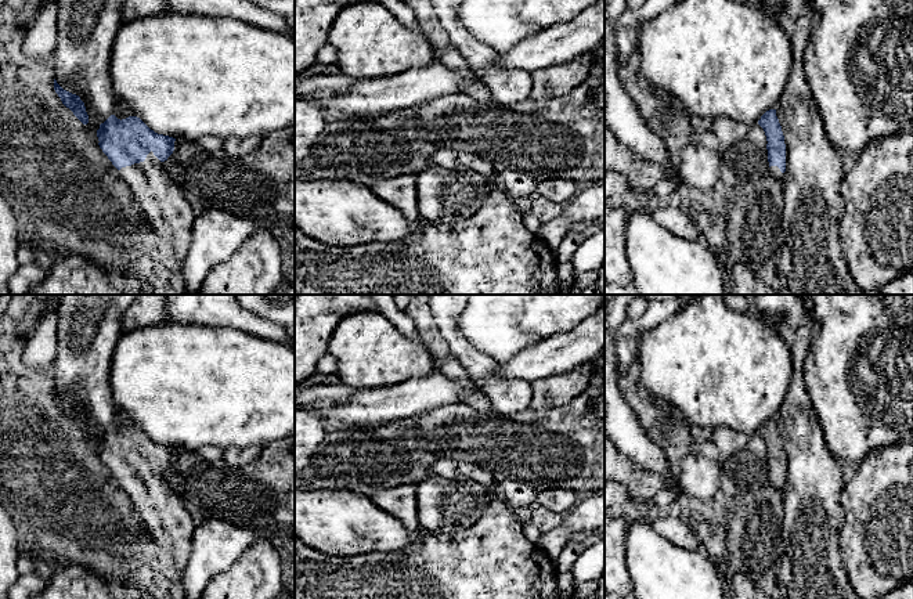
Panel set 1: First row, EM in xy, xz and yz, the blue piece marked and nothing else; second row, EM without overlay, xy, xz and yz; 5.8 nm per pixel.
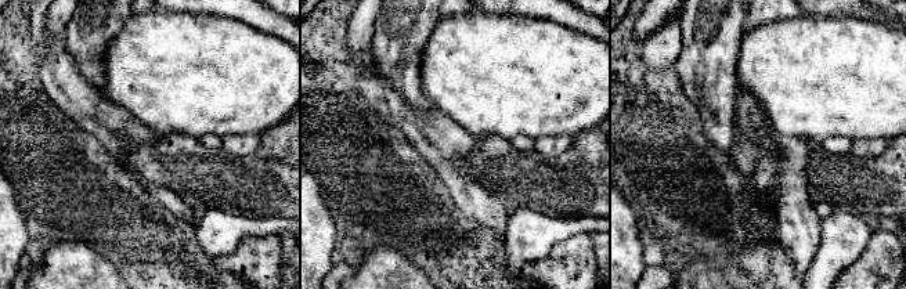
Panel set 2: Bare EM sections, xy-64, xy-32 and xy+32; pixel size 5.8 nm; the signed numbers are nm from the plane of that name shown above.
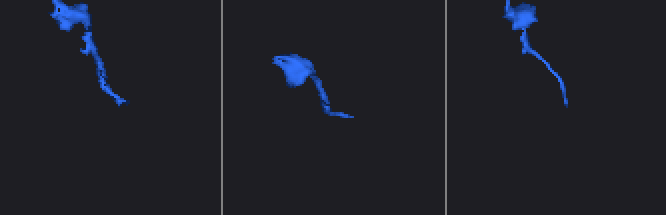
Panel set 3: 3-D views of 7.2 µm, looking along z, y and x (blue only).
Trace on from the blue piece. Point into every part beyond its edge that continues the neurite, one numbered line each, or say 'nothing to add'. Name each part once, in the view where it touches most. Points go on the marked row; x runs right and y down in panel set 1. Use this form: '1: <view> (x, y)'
1: xy (162, 202)

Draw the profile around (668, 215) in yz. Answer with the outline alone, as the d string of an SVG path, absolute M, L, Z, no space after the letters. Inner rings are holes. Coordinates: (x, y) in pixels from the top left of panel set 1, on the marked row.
M676 201L661 202L652 209L652 216L660 225L682 239L696 241L701 238L692 216L685 213Z

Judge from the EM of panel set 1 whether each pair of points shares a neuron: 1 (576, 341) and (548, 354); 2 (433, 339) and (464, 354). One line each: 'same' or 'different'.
1: same
2: different

